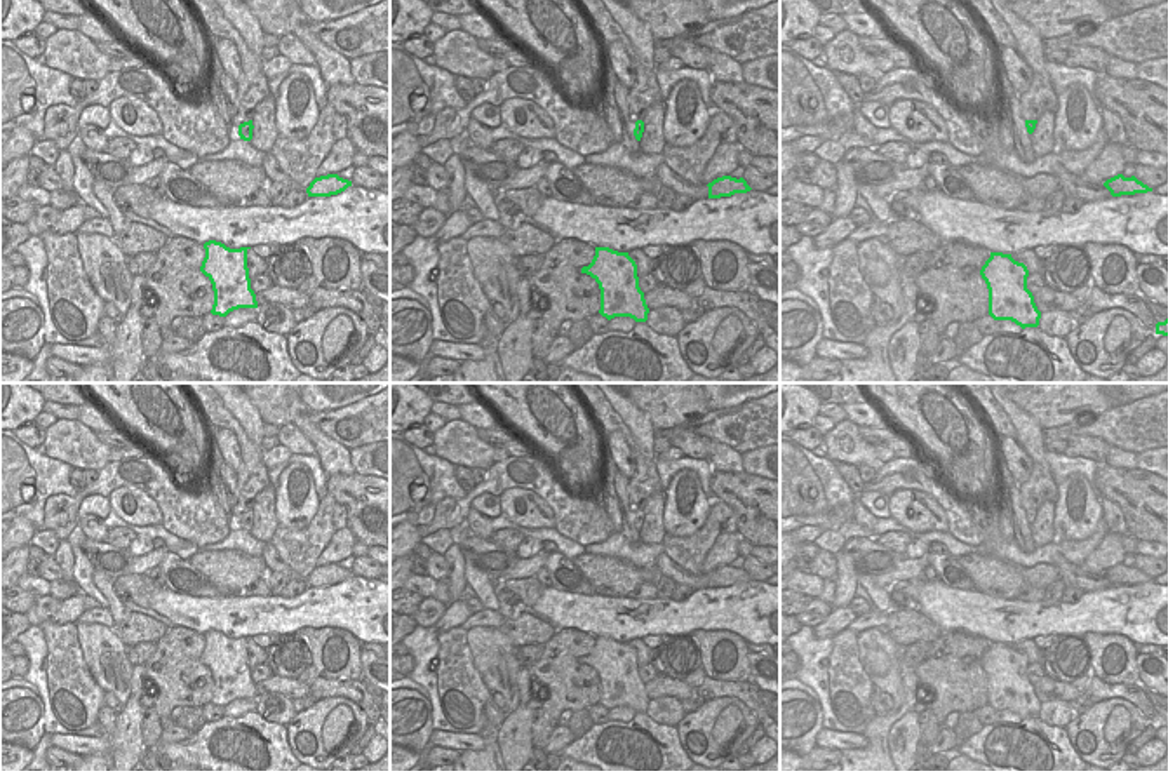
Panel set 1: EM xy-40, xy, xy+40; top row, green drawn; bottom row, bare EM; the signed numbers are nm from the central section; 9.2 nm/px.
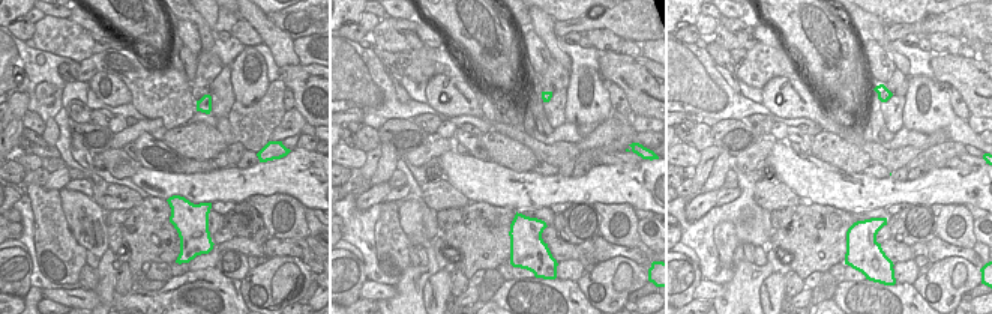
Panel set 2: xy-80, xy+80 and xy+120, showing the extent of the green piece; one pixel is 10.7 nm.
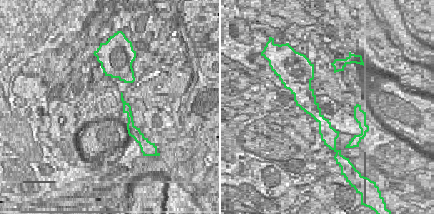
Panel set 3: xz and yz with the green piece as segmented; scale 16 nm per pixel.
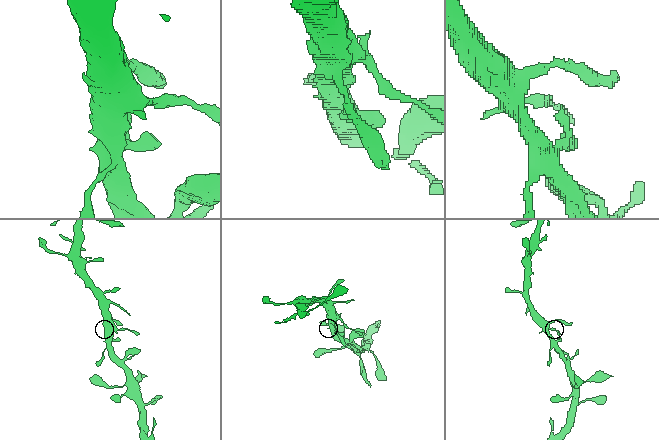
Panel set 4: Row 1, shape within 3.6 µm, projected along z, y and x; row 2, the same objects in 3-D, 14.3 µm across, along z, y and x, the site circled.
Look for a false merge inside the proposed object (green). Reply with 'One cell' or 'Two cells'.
One cell

